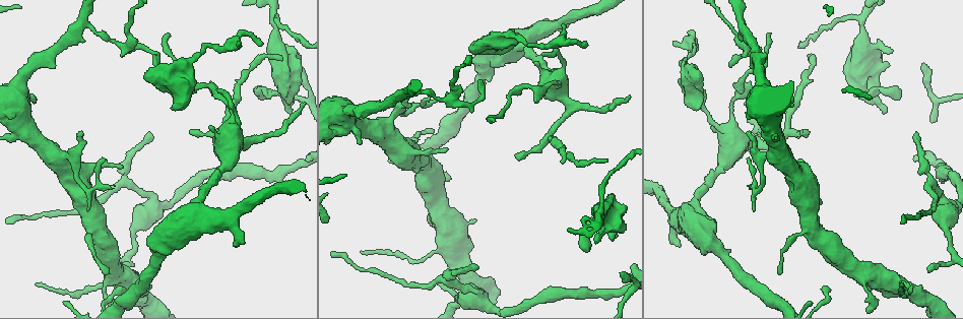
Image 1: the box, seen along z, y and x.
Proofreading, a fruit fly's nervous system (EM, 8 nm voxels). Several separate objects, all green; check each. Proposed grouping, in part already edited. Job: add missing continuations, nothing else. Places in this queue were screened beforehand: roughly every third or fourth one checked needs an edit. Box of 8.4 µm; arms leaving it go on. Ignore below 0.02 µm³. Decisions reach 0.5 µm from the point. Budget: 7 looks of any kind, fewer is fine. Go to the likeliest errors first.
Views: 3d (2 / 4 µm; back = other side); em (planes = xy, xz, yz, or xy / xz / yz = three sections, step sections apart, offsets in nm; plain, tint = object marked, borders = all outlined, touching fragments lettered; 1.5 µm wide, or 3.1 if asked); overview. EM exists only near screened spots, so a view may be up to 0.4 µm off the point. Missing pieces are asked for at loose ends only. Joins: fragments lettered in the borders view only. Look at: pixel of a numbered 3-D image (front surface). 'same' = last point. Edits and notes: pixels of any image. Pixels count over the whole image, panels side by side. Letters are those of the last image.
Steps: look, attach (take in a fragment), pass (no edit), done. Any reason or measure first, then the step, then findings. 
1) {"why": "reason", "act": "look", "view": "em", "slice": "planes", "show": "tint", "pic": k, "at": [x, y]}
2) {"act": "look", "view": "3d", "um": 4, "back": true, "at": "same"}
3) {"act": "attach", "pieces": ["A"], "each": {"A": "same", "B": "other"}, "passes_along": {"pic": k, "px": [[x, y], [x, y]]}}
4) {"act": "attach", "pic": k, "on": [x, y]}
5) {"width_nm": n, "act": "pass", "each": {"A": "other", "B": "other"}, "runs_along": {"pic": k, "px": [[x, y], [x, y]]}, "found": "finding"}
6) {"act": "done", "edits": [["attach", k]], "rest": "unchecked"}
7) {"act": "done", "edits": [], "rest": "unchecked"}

{"act": "look", "view": "em", "slice": "xz", "step": 8, "show": "borders", "pic": 1, "at": [696, 42]}

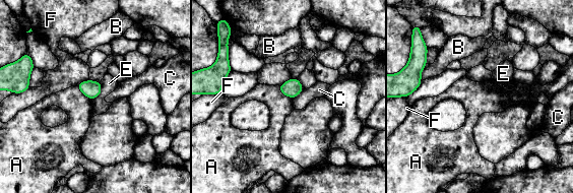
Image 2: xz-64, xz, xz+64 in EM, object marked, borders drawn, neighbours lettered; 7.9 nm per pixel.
{"act": "pass", "each": {"A": "other", "B": "other", "C": "other", "E": "other", "F": "other"}, "border": {"pic": 2, "px": [[277, 85], [282, 93], [292, 99]]}, "found": "none of them fits"}

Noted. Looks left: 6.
{"act": "look", "view": "3d", "um": 2, "pic": 1, "at": [897, 99]}

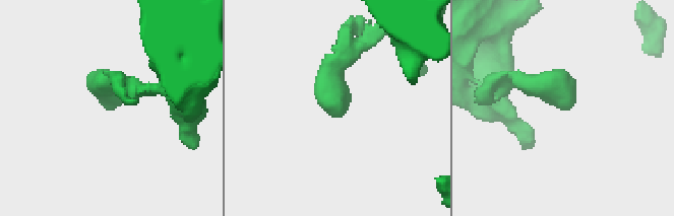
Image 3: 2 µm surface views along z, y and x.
{"why": "shape alone is not enough", "act": "look", "view": "em", "slice": "xz", "step": 4, "show": "tint", "pic": 3, "at": [567, 110]}

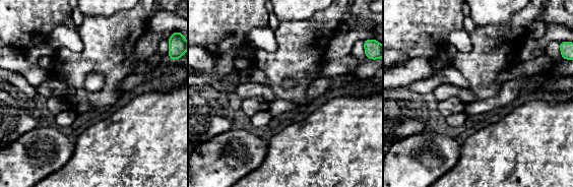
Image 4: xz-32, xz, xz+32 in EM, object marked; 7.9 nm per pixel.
{"why": "cut it another way", "act": "look", "view": "em", "slice": "planes", "show": "borders", "at": "same"}

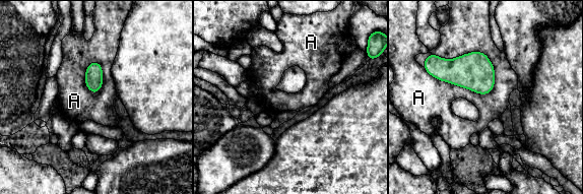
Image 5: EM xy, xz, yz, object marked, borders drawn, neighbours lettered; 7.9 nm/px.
{"width_nm": 140, "act": "pass", "each": {"A": "other"}, "found": "no lettered fragment goes on from it"}

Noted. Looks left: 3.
{"act": "look", "view": "em", "slice": "planes", "show": "plain", "pic": 1, "at": [121, 166]}

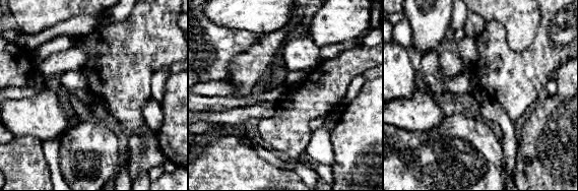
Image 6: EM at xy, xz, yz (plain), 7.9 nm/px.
{"why": "what lies round it", "act": "look", "view": "em", "slice": "planes", "show": "borders", "at": "same"}

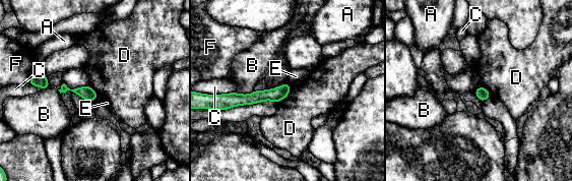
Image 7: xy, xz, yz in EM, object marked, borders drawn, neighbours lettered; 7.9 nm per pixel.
{"width_nm": 100, "act": "pass", "each": {"A": "other", "B": "other", "C": "other", "D": "other", "E": "other", "F": "other"}, "border": {"pic": 7, "px": [[292, 87], [290, 93], [278, 103]]}, "found": "no lettered fragment goes on from it"}

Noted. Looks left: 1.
{"act": "done", "edits": [], "rest": "unchecked"}

